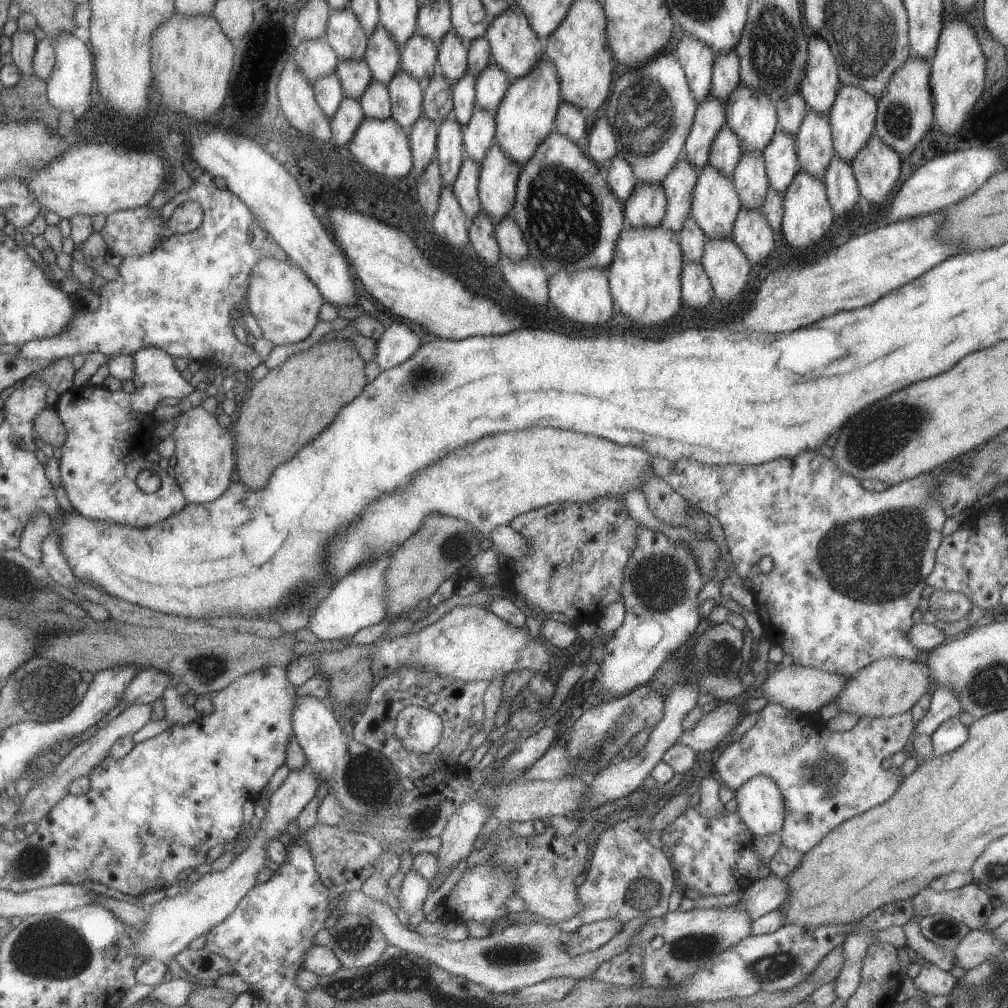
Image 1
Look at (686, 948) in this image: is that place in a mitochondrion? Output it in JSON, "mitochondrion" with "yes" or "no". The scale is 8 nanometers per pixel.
{"mitochondrion":"yes"}

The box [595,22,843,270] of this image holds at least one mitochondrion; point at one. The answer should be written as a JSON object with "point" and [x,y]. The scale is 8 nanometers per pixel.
{"point":[645,111]}

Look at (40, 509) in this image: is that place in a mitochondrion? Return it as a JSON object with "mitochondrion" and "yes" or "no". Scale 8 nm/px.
{"mitochondrion":"no"}

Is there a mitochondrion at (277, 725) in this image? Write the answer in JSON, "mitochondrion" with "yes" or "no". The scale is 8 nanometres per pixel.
{"mitochondrion":"no"}

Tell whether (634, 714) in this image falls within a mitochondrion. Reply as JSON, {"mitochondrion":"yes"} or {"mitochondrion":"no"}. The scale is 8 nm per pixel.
{"mitochondrion":"yes"}

